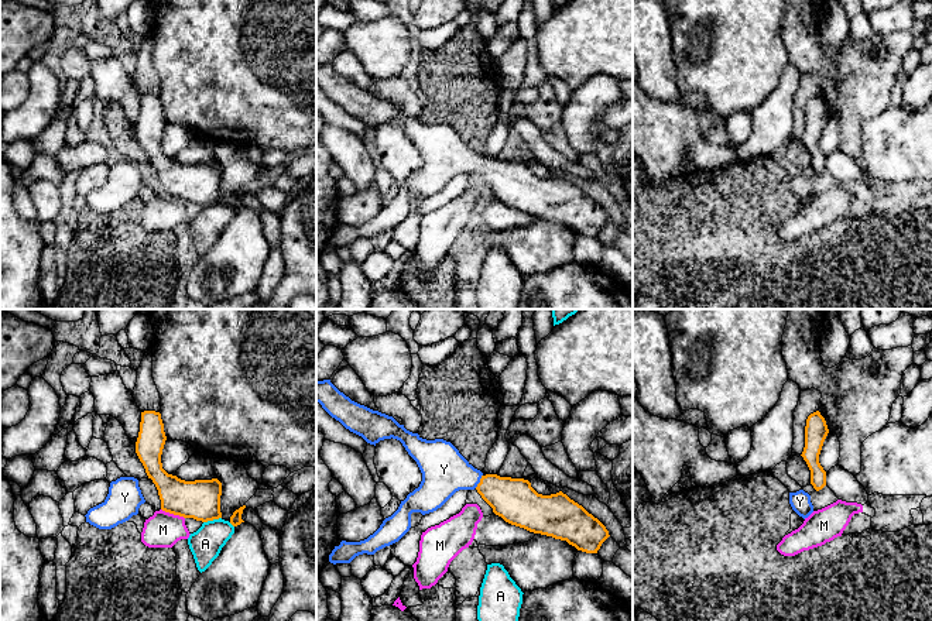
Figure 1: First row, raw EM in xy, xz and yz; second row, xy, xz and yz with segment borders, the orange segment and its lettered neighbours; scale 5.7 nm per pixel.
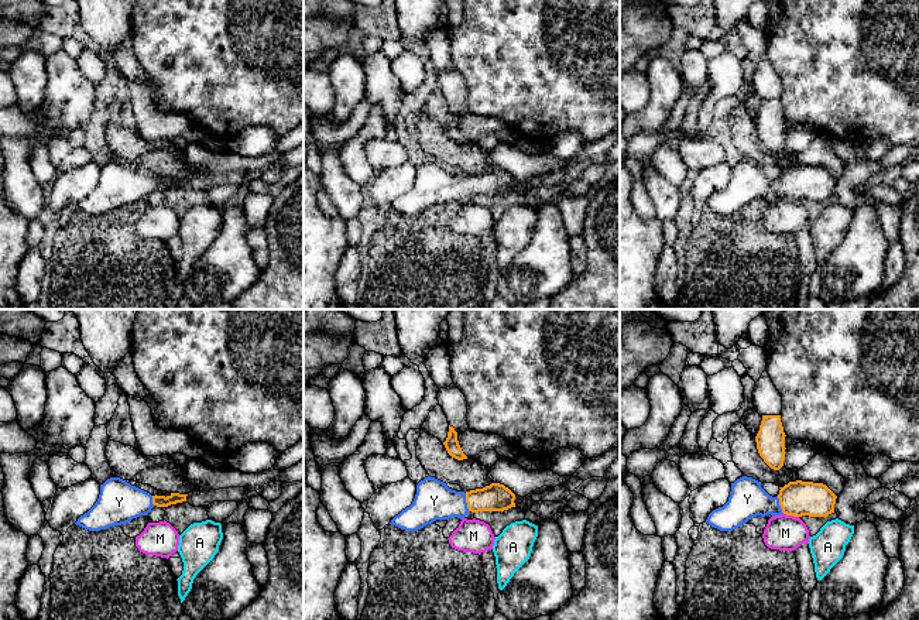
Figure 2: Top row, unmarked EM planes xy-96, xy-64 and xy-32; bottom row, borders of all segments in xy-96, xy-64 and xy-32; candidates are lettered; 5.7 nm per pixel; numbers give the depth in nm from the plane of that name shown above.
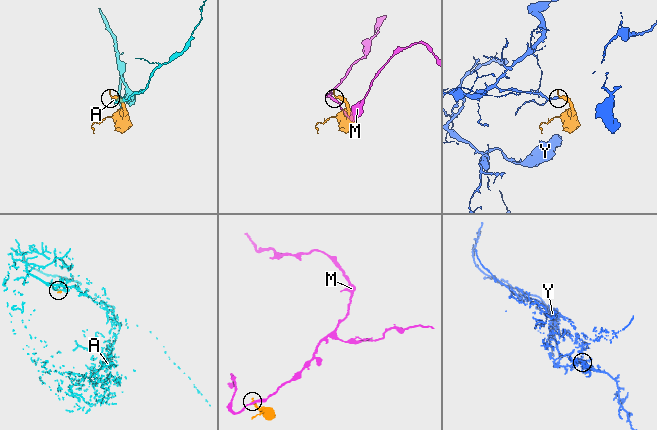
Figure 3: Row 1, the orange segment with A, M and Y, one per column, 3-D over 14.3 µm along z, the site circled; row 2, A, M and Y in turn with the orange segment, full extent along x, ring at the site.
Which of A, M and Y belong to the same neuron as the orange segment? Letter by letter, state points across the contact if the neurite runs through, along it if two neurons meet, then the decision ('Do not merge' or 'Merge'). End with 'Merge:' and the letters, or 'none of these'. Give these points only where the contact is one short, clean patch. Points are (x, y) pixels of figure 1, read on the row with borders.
A: Boundary: xy (220, 517), (204, 522). Do not merge
M: Boundary: xy (161, 508), (184, 518). Do not merge
Y: Path across: xz (514, 500), (480, 481), (444, 469). Merge
Merge: Y

